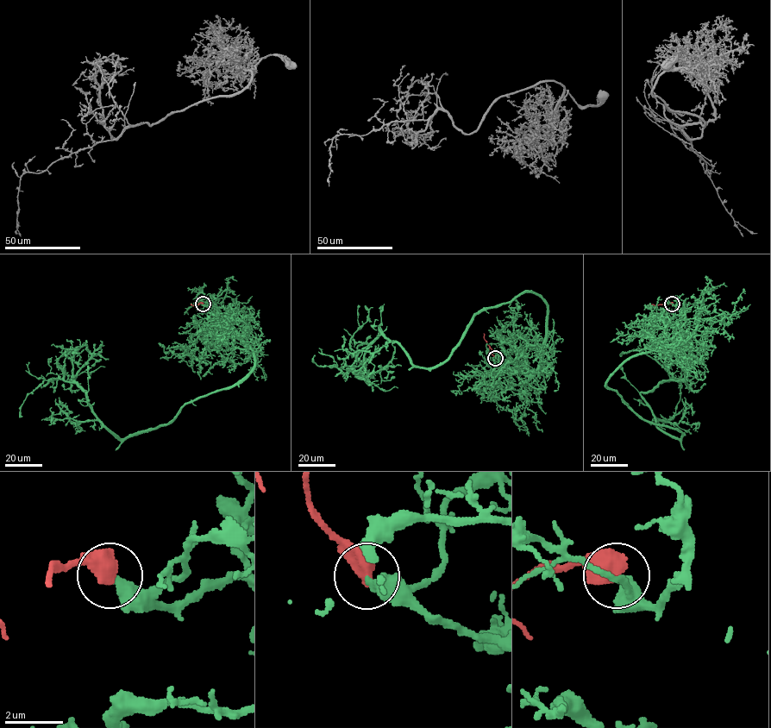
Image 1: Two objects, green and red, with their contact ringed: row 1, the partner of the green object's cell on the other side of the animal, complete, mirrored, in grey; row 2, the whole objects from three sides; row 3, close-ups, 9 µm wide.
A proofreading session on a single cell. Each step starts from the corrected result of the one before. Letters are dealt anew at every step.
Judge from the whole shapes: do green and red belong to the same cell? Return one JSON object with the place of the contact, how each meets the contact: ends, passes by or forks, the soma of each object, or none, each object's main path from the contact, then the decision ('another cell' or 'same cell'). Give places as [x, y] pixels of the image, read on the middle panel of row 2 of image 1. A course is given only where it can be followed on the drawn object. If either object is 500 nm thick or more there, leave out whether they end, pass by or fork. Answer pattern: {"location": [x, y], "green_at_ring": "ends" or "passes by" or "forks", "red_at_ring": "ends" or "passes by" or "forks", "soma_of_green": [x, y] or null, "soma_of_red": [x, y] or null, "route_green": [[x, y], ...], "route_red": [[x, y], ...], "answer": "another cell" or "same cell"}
{"location": [495, 358], "soma_of_green": null, "soma_of_red": null, "route_green": [[495, 358], [535, 369], [538, 295], [477, 313], [433, 367], [379, 326], [364, 369], [392, 376]], "route_red": [[495, 358], [484, 334]], "answer": "another cell"}

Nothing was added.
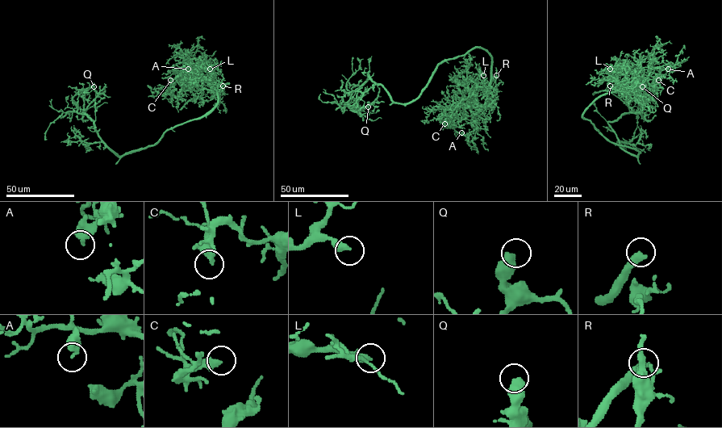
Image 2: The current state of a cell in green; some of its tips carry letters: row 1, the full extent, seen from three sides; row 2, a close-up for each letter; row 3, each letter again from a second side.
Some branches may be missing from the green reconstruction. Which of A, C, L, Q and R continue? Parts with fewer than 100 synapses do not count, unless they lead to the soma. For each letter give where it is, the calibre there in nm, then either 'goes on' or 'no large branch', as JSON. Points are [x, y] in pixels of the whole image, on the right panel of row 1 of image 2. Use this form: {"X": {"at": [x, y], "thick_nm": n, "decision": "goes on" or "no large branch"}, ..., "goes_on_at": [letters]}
{"A": {"at": [668, 69], "thick_nm": 320, "decision": "no large branch"}, "C": {"at": [658, 80], "thick_nm": 400, "decision": "no large branch"}, "L": {"at": [610, 69], "thick_nm": 360, "decision": "no large branch"}, "Q": {"at": [642, 86], "thick_nm": 550, "decision": "no large branch"}, "R": {"at": [610, 86], "thick_nm": 400, "decision": "goes on"}, "goes_on_at": ["R"]}

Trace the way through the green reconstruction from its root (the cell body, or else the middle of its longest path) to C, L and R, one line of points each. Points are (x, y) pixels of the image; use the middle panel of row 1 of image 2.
C: (436, 67), (475, 48), (485, 50), (491, 58), (486, 102), (478, 108), (457, 107), (457, 116), (444, 123)
L: (436, 67), (482, 48), (491, 58), (487, 96), (485, 89), (475, 81), (483, 75)
R: (436, 67), (475, 48), (482, 48), (491, 58), (491, 82), (496, 75)

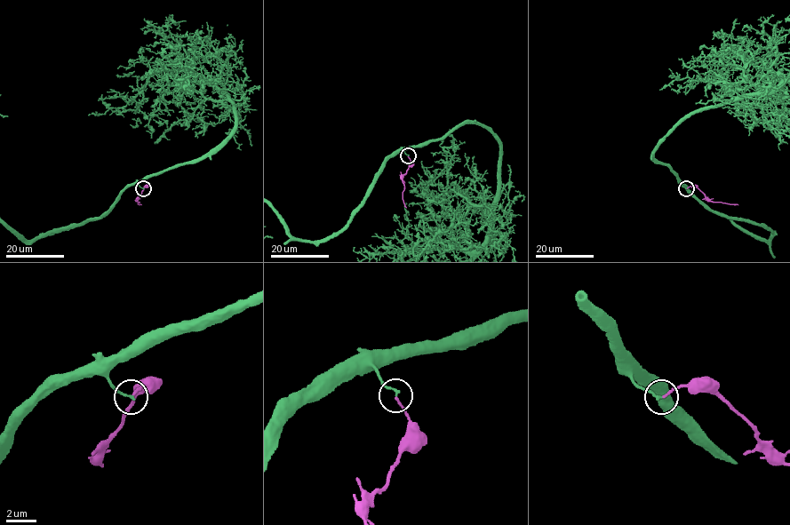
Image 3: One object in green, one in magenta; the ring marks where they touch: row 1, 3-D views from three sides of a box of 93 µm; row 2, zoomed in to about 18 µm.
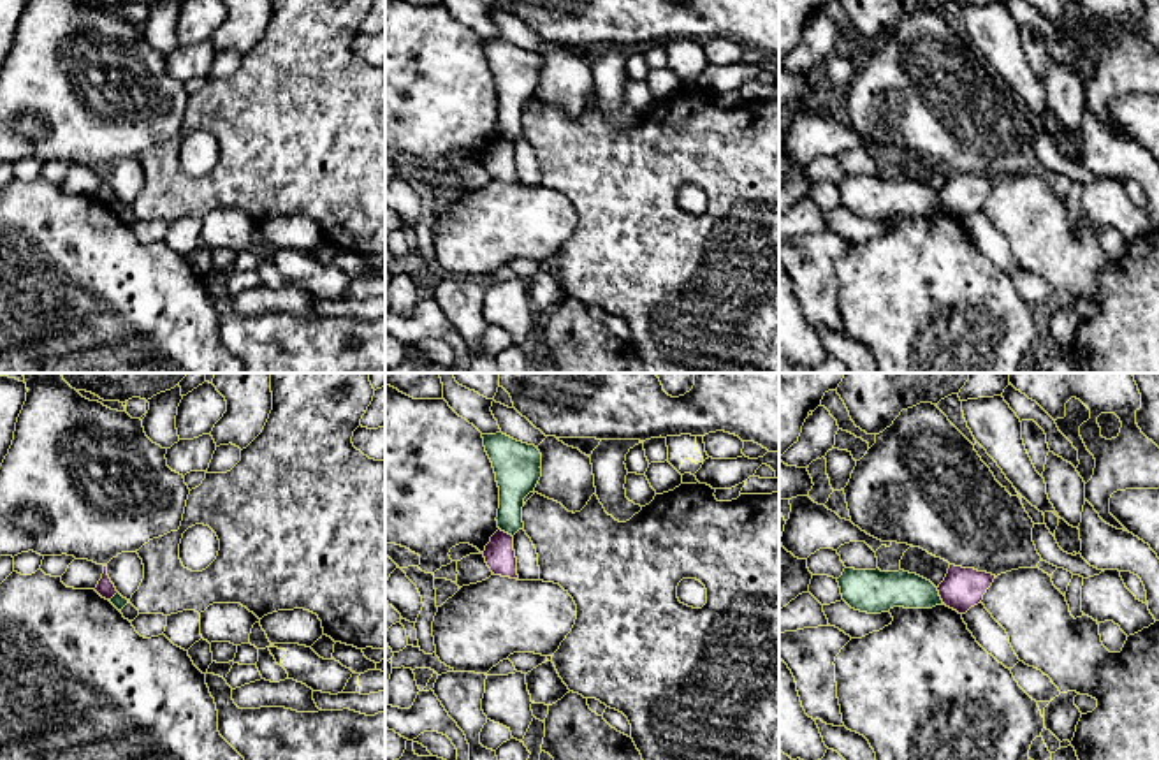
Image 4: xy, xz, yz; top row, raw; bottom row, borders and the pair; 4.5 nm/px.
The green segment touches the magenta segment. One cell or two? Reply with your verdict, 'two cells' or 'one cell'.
two cells

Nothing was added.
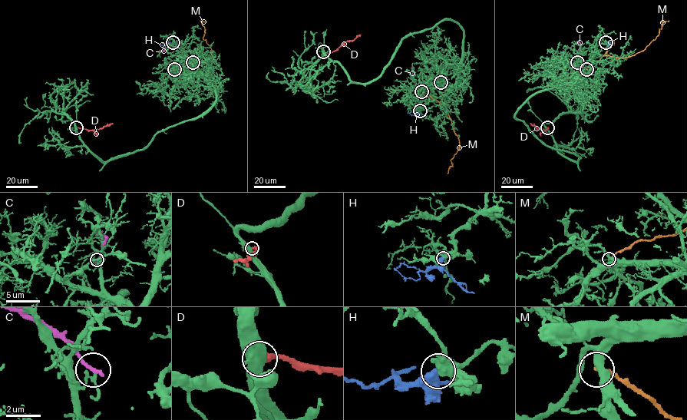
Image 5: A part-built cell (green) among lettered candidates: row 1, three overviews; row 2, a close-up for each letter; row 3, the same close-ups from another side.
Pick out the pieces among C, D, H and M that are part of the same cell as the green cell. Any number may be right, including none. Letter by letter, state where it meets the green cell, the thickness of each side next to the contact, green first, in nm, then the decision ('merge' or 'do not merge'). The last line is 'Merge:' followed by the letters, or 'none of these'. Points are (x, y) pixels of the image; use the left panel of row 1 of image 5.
C: (193, 62) | 140/240 nm | do not merge
D: (76, 127) | 650/380 nm | do not merge
H: (173, 42) | 500/480 nm | merge
M: (174, 69) | 440/190 nm | do not merge
Merge: H

